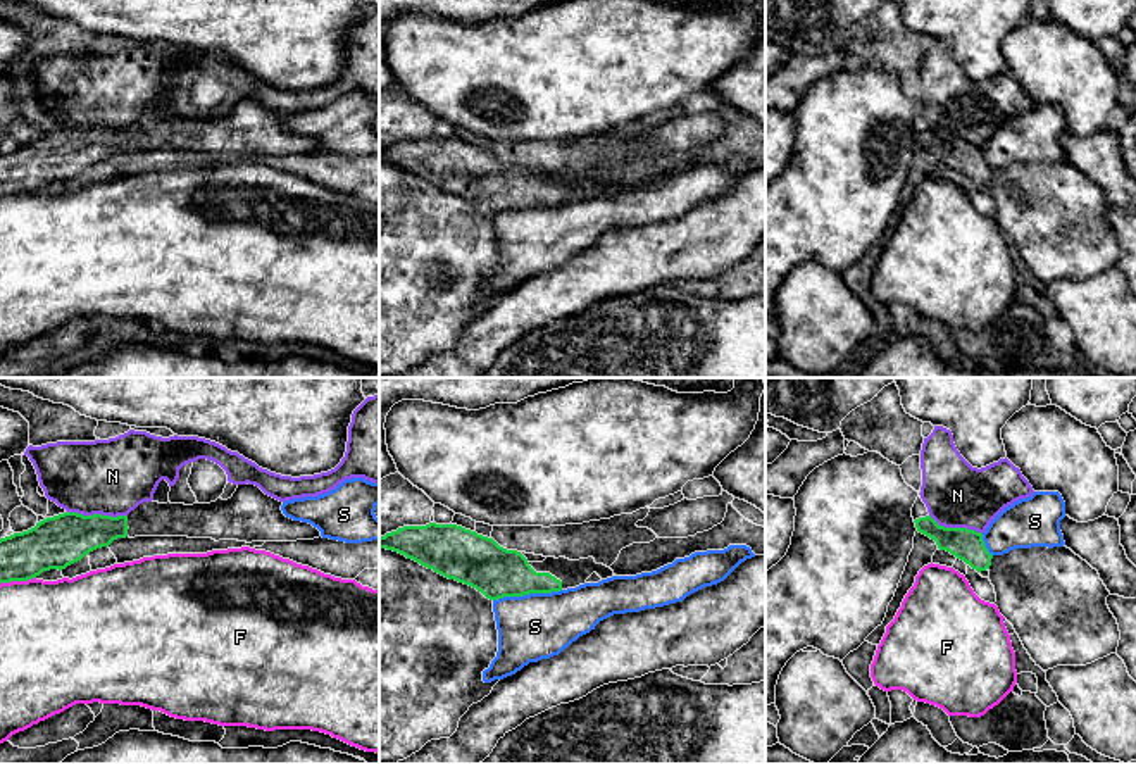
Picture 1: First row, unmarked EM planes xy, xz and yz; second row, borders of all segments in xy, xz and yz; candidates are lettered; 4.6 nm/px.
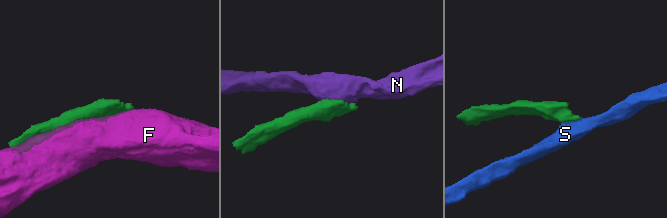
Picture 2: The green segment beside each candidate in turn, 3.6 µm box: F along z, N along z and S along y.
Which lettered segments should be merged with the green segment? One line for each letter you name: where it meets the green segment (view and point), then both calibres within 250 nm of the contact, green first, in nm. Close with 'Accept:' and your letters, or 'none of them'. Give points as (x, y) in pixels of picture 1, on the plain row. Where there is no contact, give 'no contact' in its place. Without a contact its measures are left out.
Accept: none of them

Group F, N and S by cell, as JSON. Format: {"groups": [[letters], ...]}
{"groups": [["F"], ["N"], ["S"]]}

